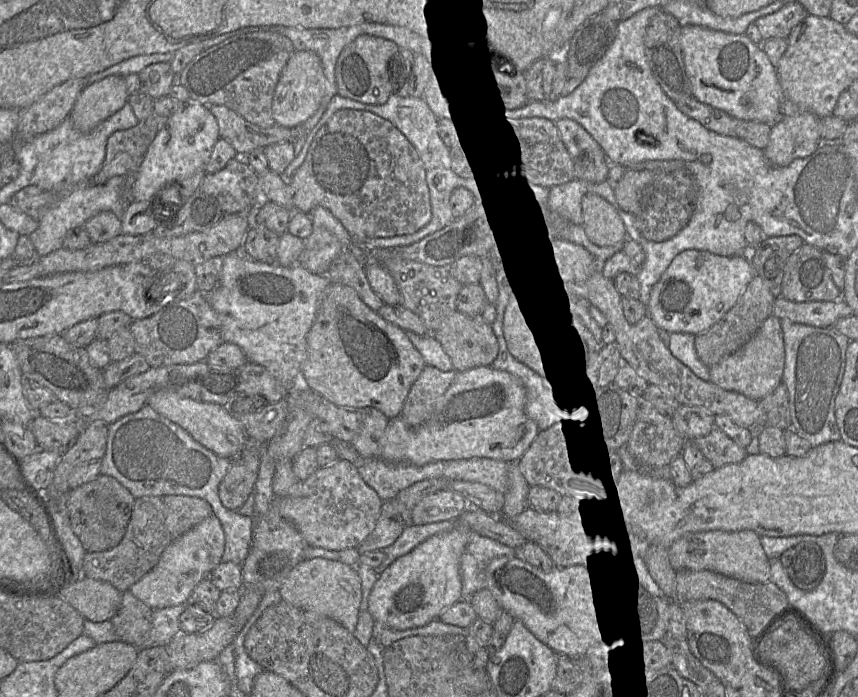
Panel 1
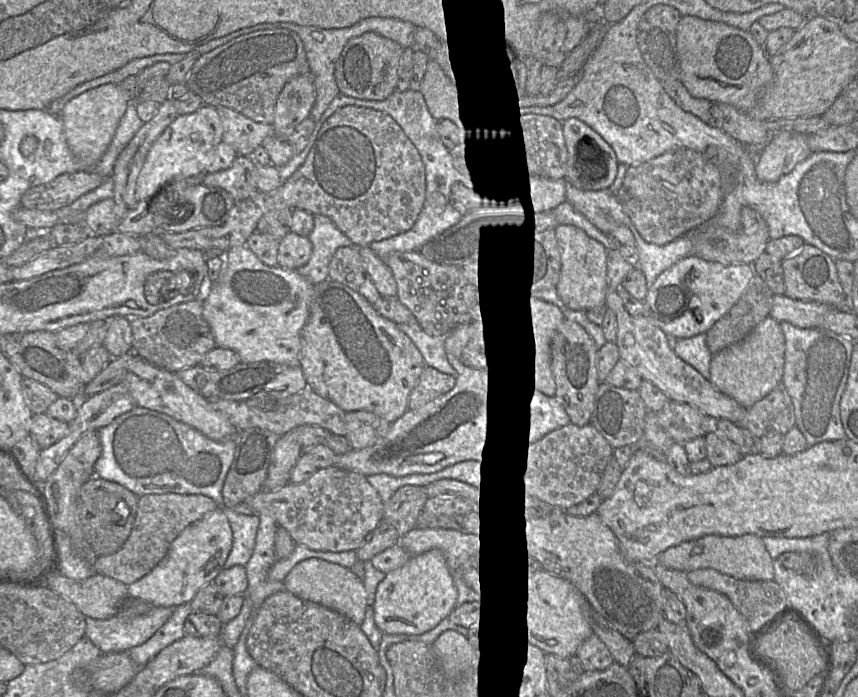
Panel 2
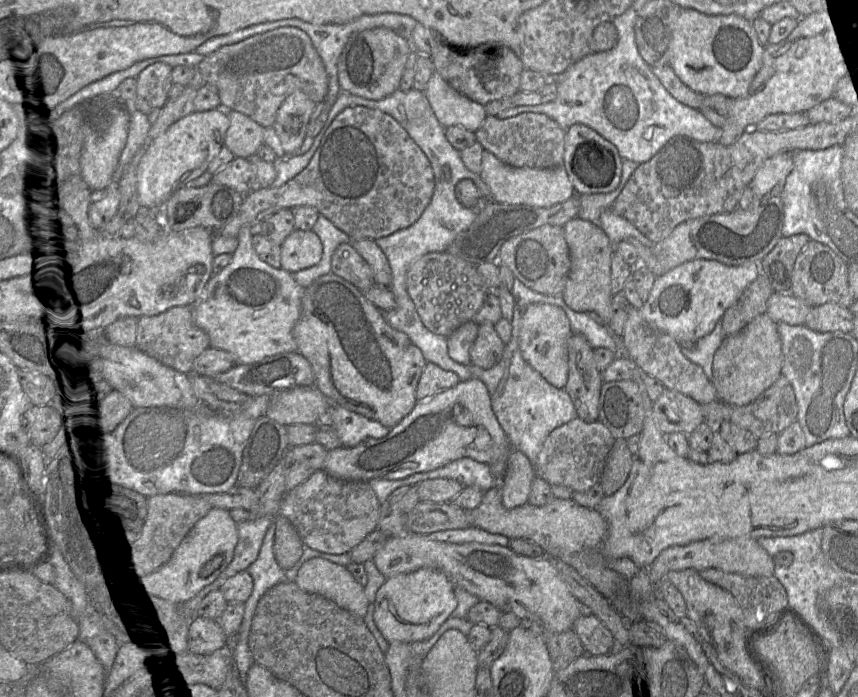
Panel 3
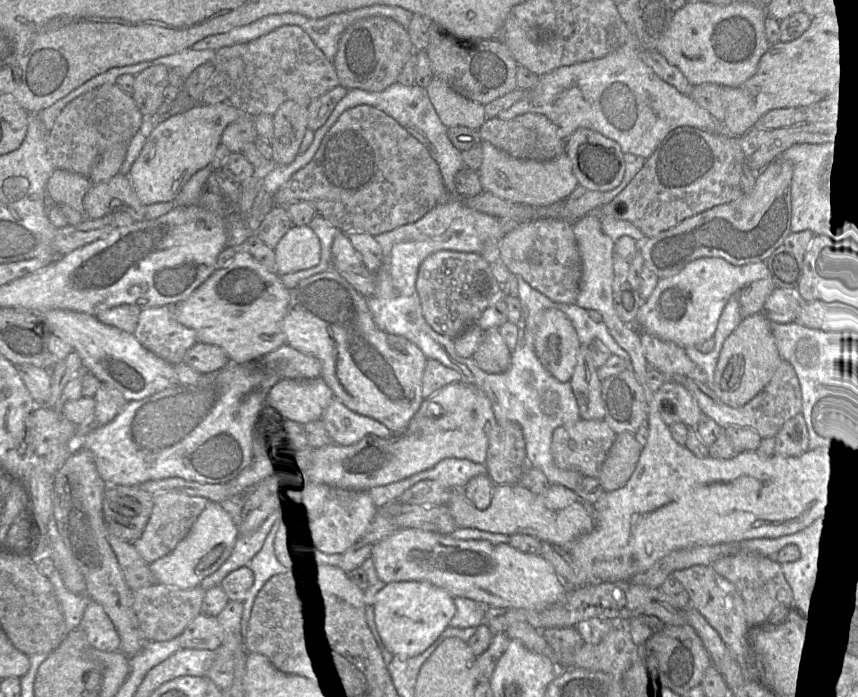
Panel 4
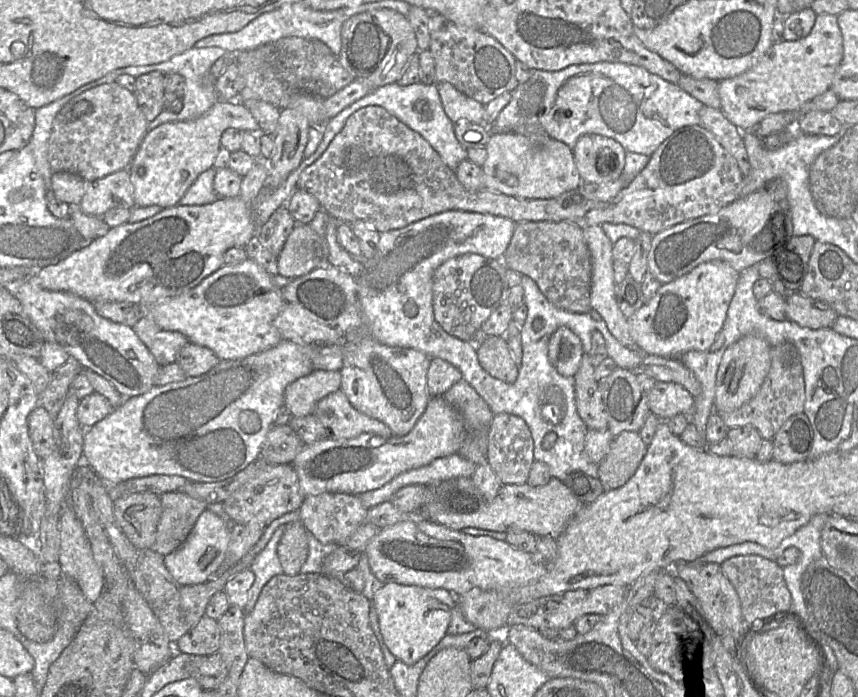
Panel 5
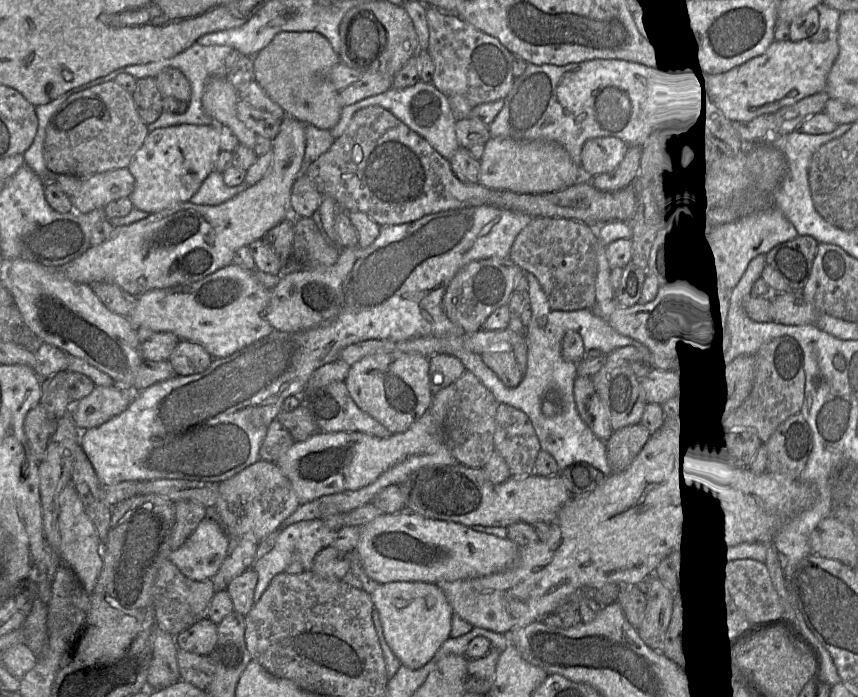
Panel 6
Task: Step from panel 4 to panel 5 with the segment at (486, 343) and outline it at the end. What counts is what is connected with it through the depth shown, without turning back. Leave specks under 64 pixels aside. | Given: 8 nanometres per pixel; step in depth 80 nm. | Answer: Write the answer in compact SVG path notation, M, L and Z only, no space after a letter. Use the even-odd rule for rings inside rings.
M483 336L477 344L477 355L481 366L493 377L506 383L514 383L519 366L513 359L505 336Z

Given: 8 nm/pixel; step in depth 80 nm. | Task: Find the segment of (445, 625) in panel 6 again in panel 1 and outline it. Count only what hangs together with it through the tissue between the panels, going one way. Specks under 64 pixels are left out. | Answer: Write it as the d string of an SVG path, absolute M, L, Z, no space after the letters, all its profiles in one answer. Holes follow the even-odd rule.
M452 520L457 521L457 525L450 530L449 532L438 534L431 536L424 542L417 545L413 550L411 550L409 553L398 557L395 559L386 569L384 569L378 576L377 581L373 585L373 588L371 590L371 593L369 595L368 599L368 611L372 615L375 621L381 622L391 628L397 629L397 630L406 630L406 629L413 629L417 627L423 627L426 626L431 621L437 619L440 614L446 610L448 607L452 606L454 603L456 603L458 600L462 598L461 595L461 575L460 575L460 560L462 557L462 554L464 553L466 546L470 540L472 531L465 523L458 521L458 520Z

